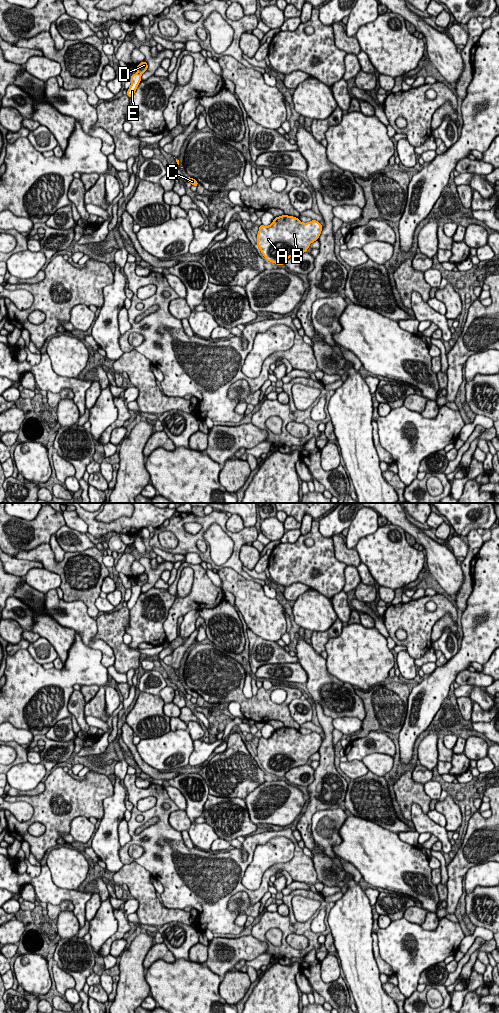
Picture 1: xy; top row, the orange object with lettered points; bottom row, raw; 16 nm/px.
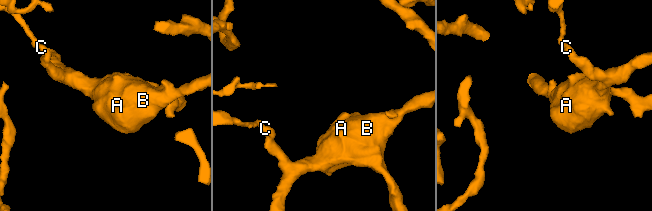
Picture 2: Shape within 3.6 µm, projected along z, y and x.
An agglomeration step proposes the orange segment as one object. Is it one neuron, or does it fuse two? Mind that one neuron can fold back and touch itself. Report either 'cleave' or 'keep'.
keep

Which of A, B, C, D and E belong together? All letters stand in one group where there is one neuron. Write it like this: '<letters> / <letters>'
A B C D E

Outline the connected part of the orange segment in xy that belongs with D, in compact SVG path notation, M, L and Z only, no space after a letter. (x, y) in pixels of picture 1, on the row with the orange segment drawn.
M142 61L139 65L137 65L137 72L131 75L131 85L127 90L127 96L130 98L135 93L140 81L141 75L148 69L148 64Z

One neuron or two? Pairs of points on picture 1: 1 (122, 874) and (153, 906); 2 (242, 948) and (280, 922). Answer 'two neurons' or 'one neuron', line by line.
1: one neuron
2: two neurons

